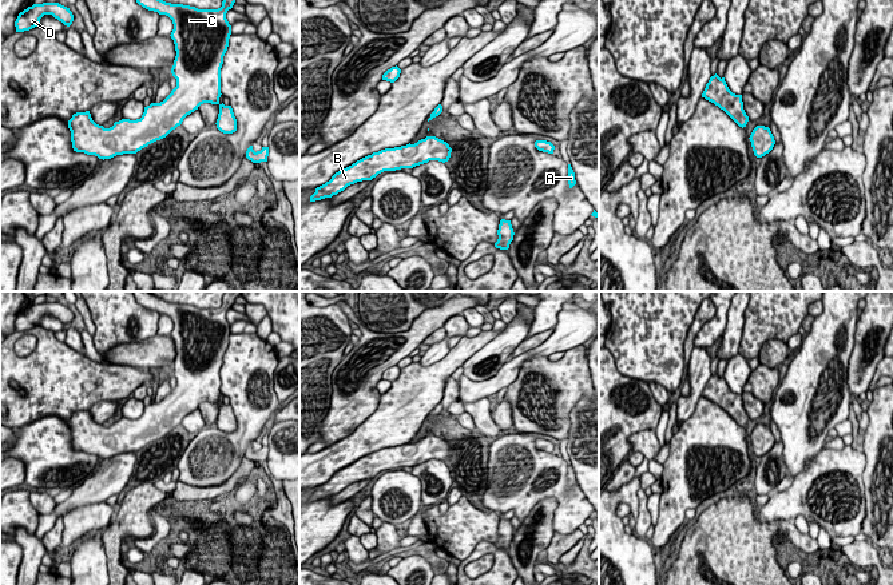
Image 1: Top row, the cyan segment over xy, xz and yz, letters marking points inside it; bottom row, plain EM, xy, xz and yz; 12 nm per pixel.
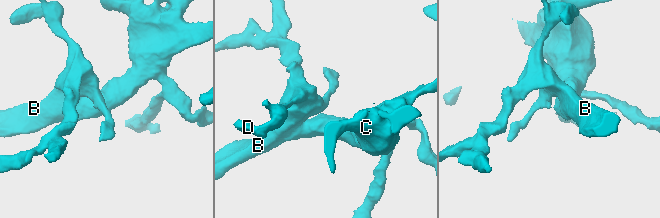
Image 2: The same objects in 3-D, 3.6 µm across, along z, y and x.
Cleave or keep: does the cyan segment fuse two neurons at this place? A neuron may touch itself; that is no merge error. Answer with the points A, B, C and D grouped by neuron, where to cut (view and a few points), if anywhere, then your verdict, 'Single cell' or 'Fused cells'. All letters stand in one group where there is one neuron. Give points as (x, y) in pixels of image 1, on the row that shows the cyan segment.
Groups: A B C D. No split. Single cell

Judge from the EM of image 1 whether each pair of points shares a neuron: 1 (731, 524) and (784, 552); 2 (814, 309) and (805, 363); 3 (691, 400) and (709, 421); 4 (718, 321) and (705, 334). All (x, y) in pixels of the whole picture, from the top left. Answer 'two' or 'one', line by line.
1: two
2: two
3: two
4: one

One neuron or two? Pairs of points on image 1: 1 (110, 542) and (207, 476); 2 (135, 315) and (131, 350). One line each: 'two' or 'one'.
1: two
2: two

